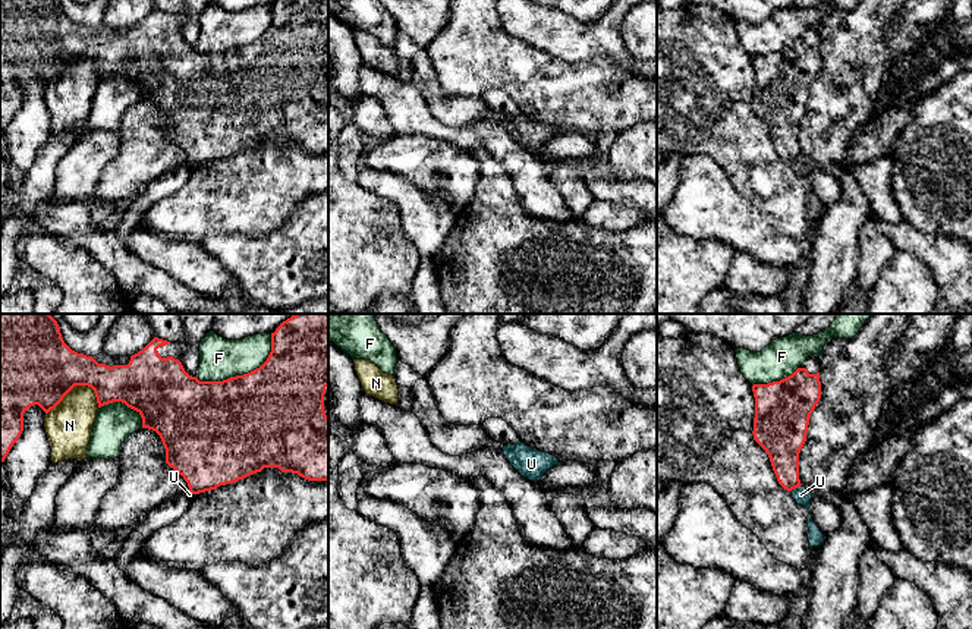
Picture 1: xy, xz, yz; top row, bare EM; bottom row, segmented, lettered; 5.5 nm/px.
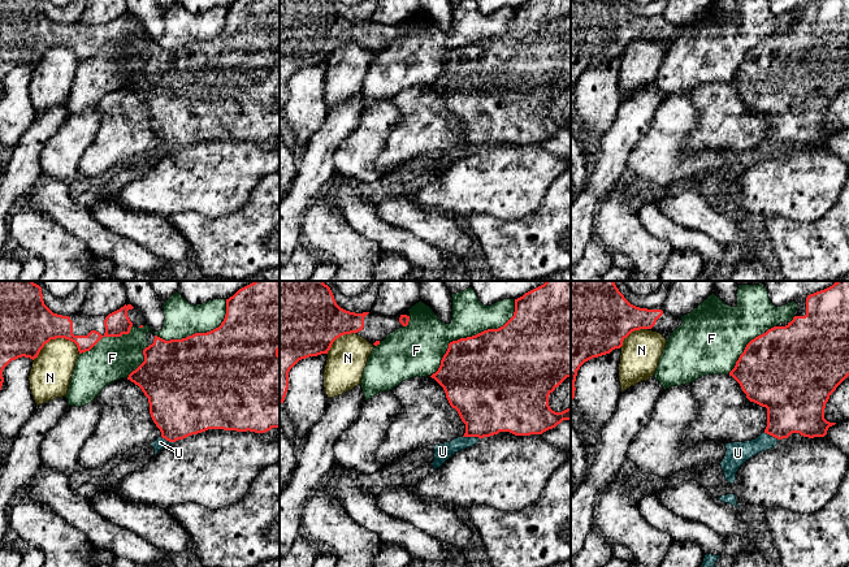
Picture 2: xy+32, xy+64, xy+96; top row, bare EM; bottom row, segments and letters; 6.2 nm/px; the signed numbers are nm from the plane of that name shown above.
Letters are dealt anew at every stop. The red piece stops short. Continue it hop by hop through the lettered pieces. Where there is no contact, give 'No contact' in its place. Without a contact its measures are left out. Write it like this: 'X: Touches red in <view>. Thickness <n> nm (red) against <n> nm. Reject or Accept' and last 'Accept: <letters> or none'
F: Touches red in xy. Thickness 500 nm (red) against 220 nm. Reject
N: Touches red in xy. Thickness 420 nm (red) against 260 nm. Reject
U: Touches red in yz. Thickness 200 nm (red) against 90 nm. Accept
Accept: U

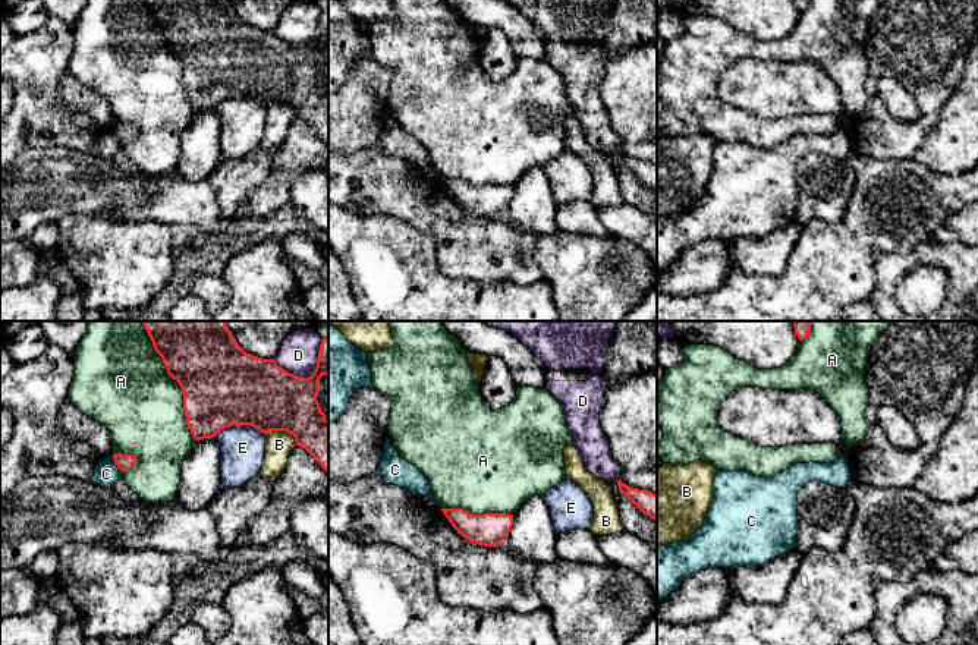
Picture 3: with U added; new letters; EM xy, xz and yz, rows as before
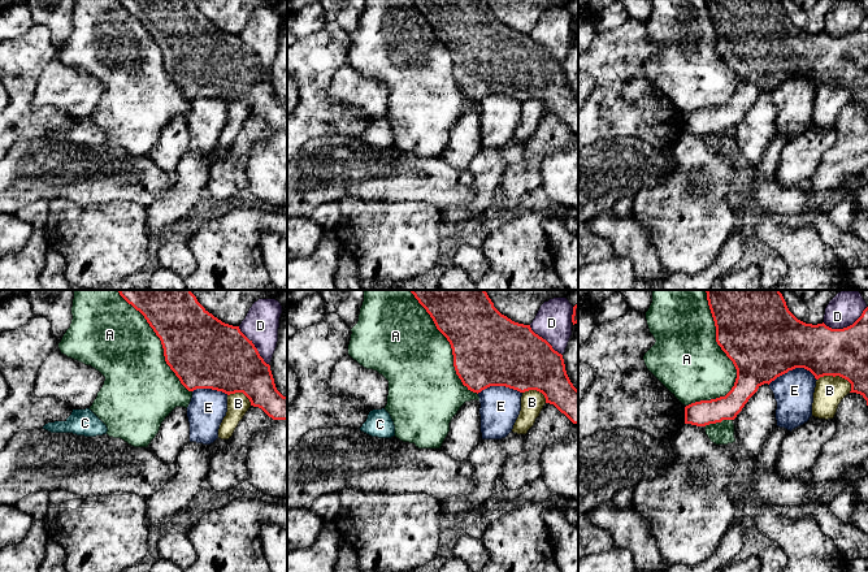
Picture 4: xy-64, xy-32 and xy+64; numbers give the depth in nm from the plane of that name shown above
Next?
A: Touches red in xy. Thickness 440 nm (red) against 440 nm. Reject
B: Touches red in xy. Thickness 360 nm (red) against 150 nm. Reject
C: Touches red in xy. Thickness 90 nm (red) against 140 nm. Reject
D: Touches red in xy. Thickness 340 nm (red) against 220 nm. Reject
E: Touches red in xy. Thickness 440 nm (red) against 240 nm. Reject
Accept: none

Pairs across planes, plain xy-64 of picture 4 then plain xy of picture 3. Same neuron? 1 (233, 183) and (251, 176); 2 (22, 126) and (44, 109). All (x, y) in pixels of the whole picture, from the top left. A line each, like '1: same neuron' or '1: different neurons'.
1: different neurons
2: same neuron

